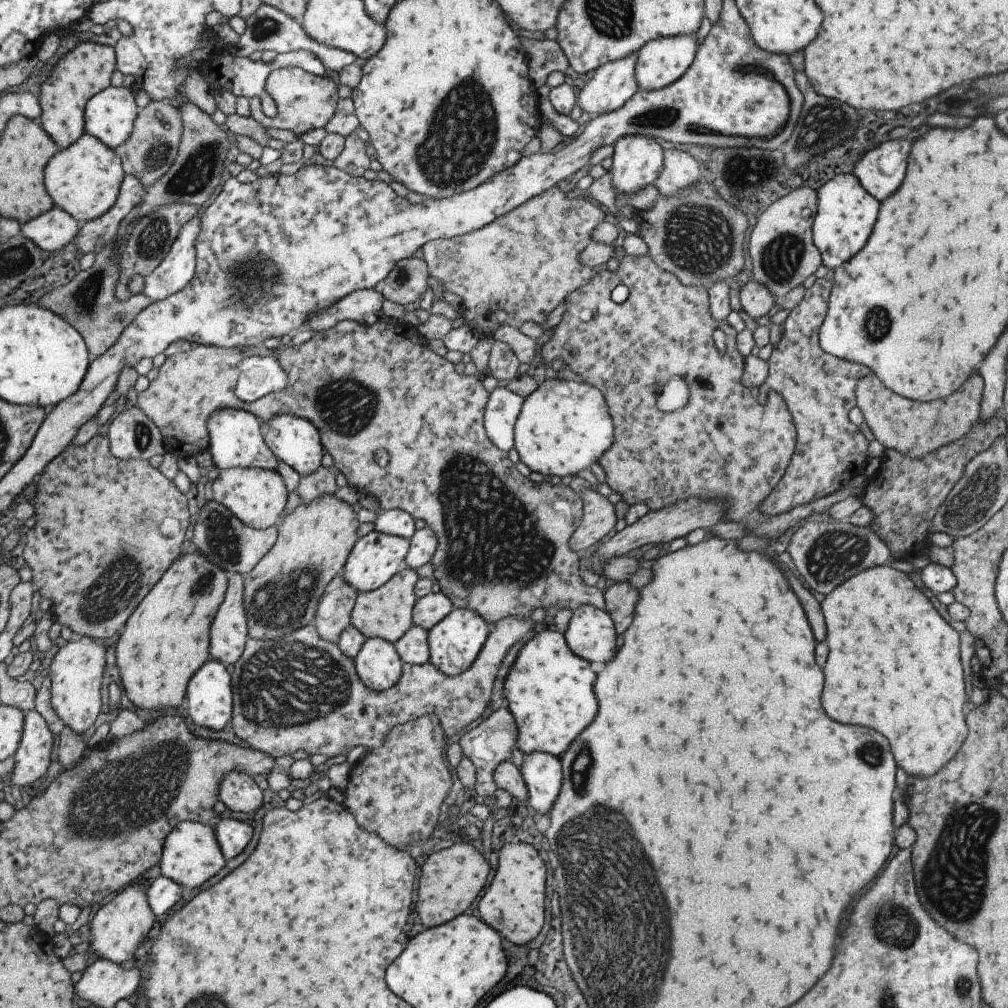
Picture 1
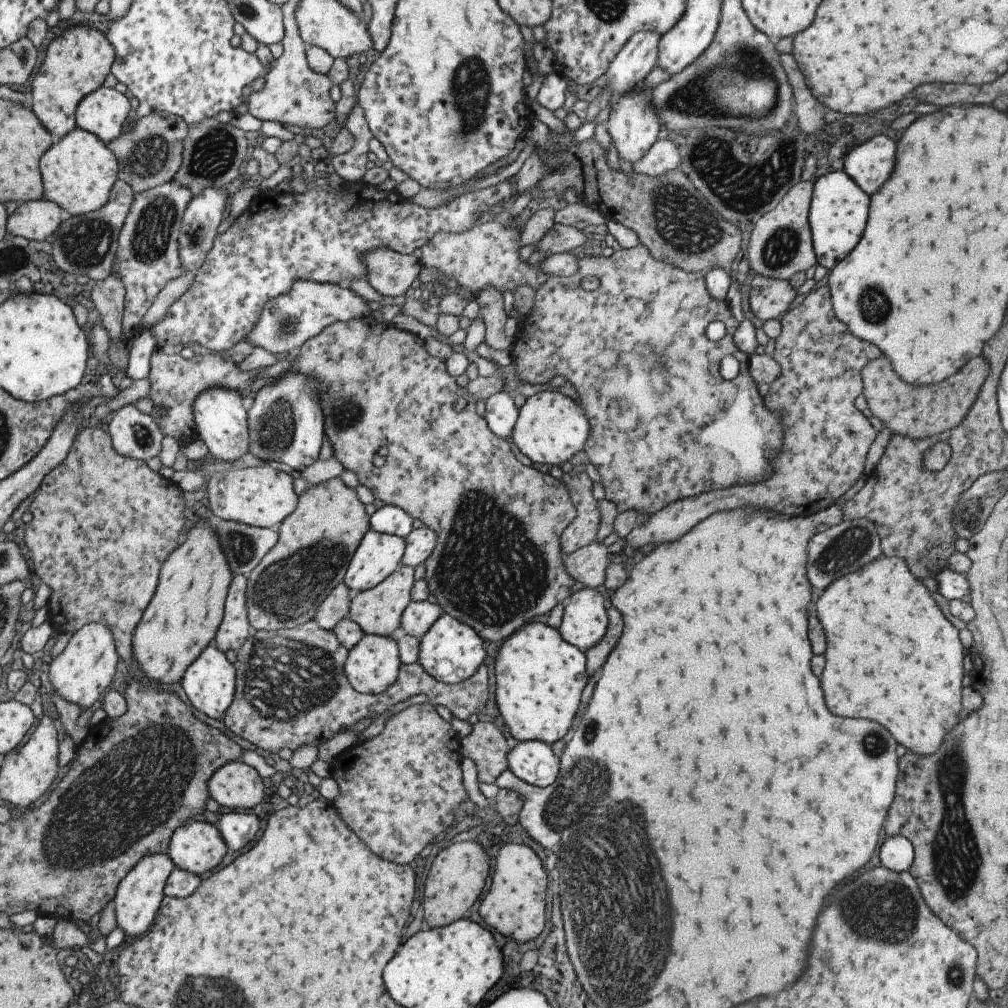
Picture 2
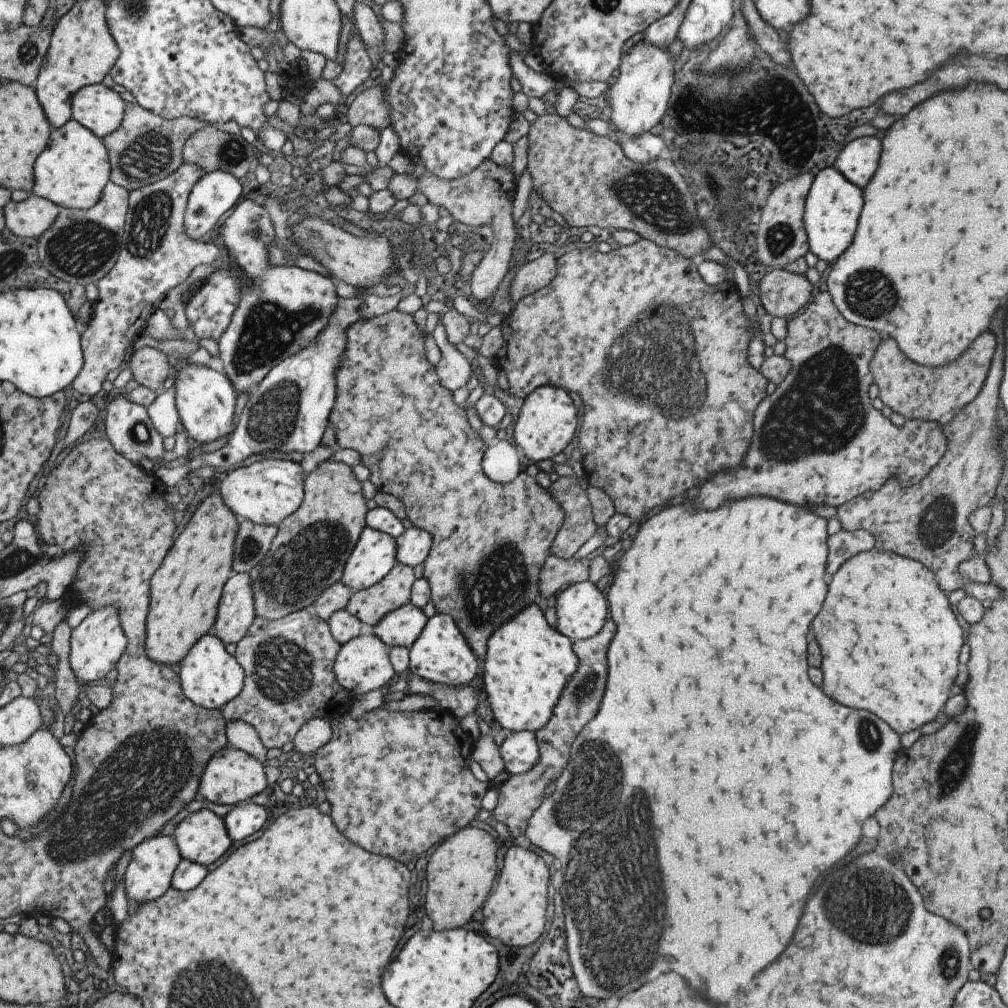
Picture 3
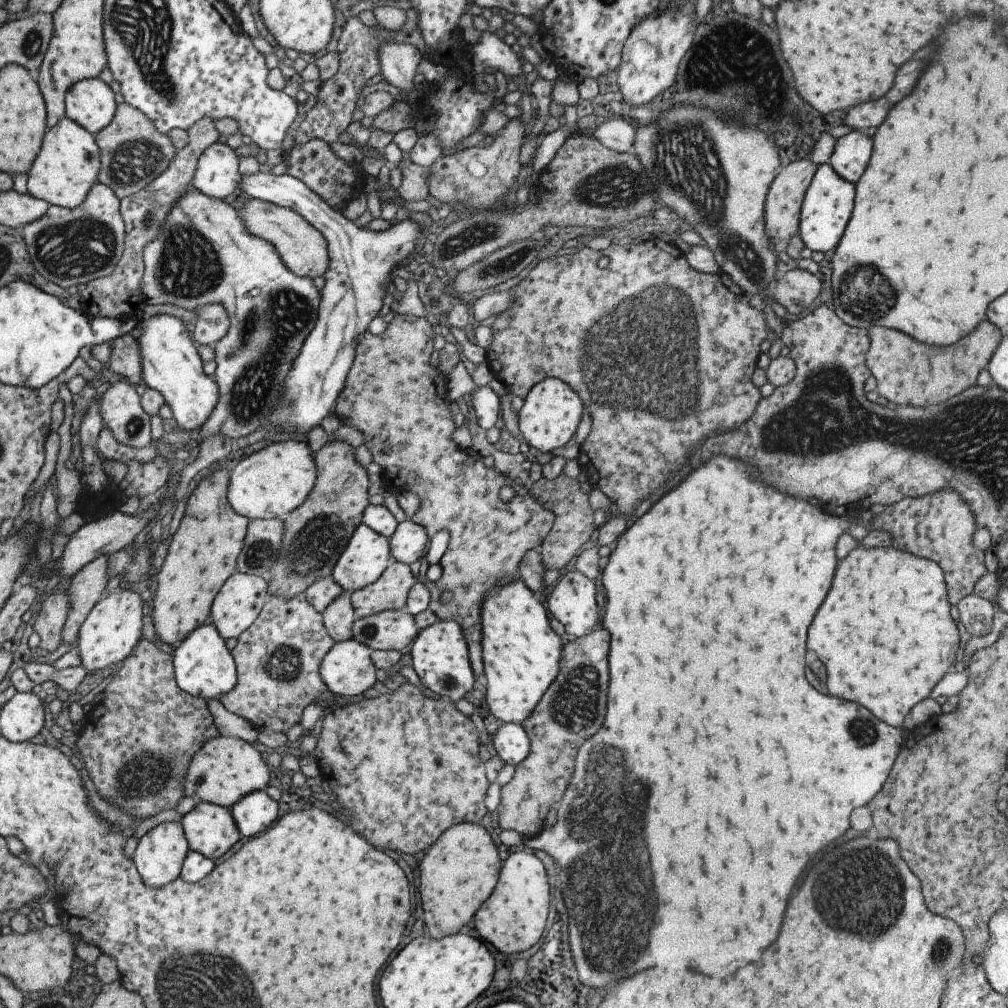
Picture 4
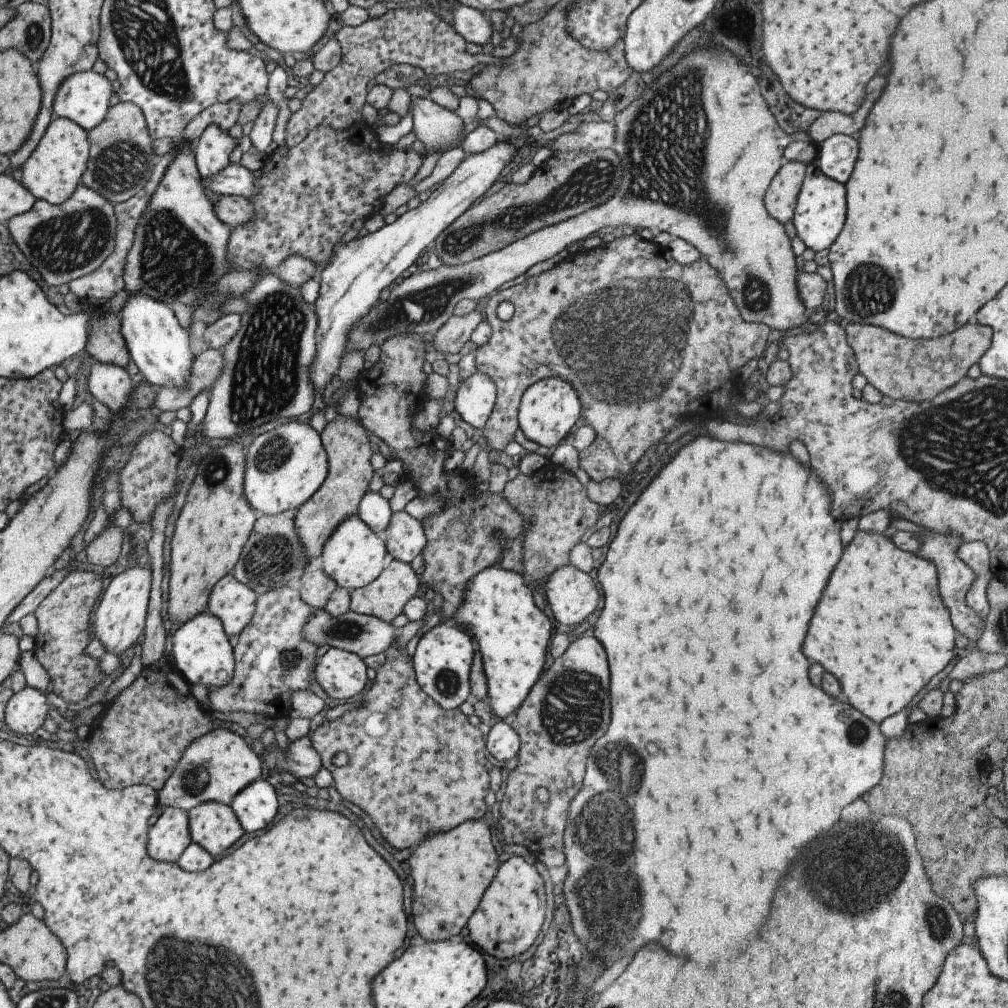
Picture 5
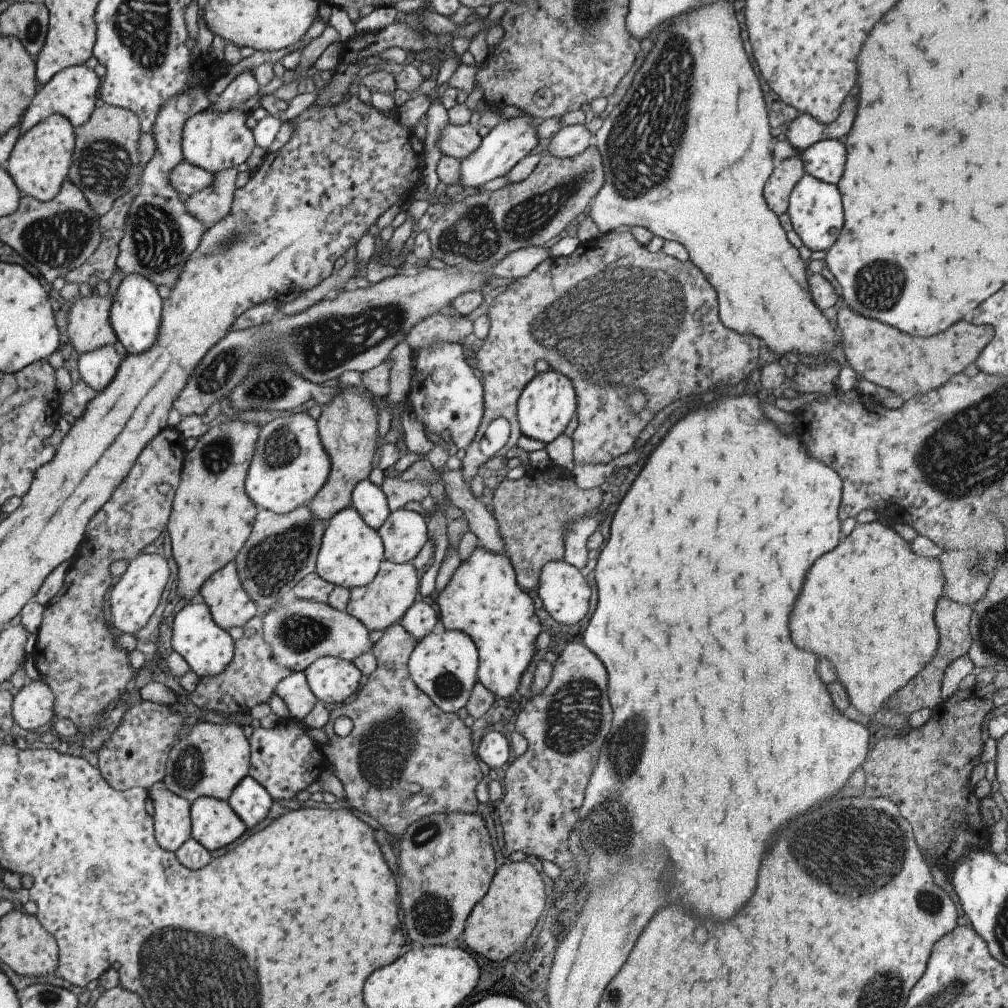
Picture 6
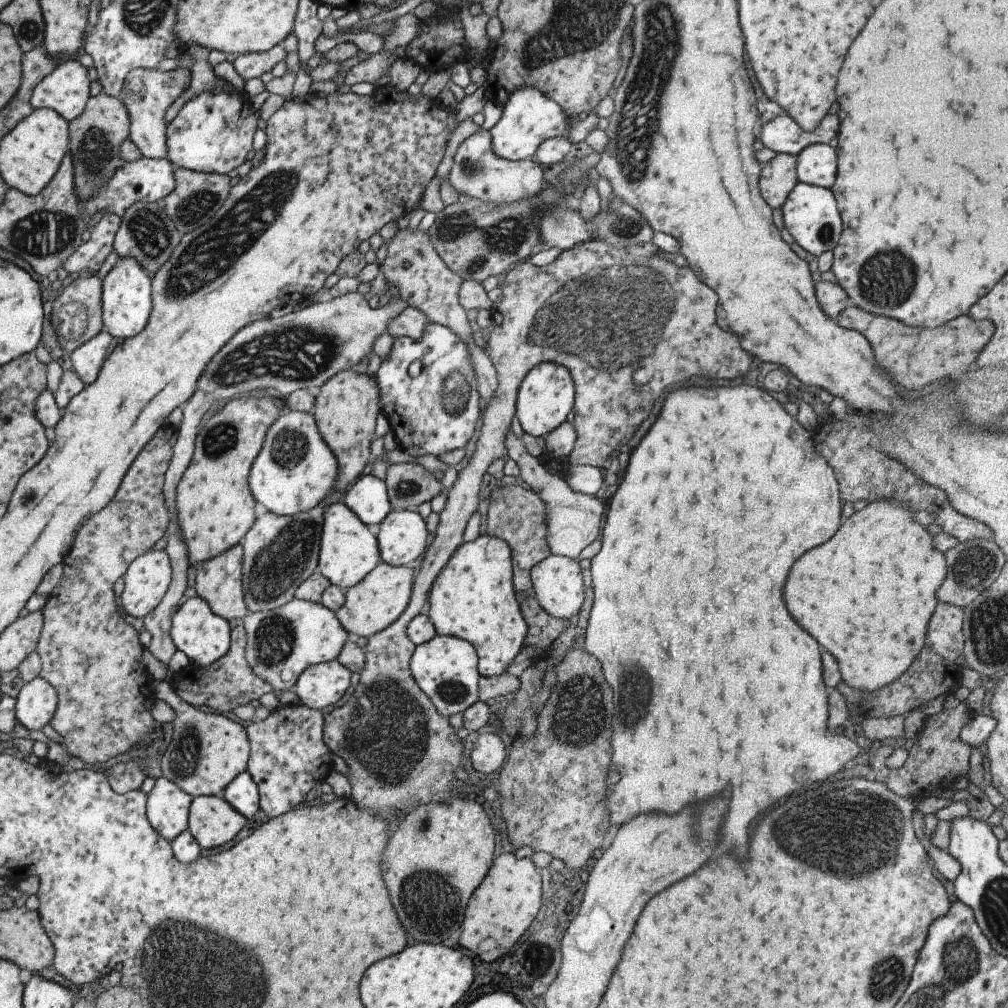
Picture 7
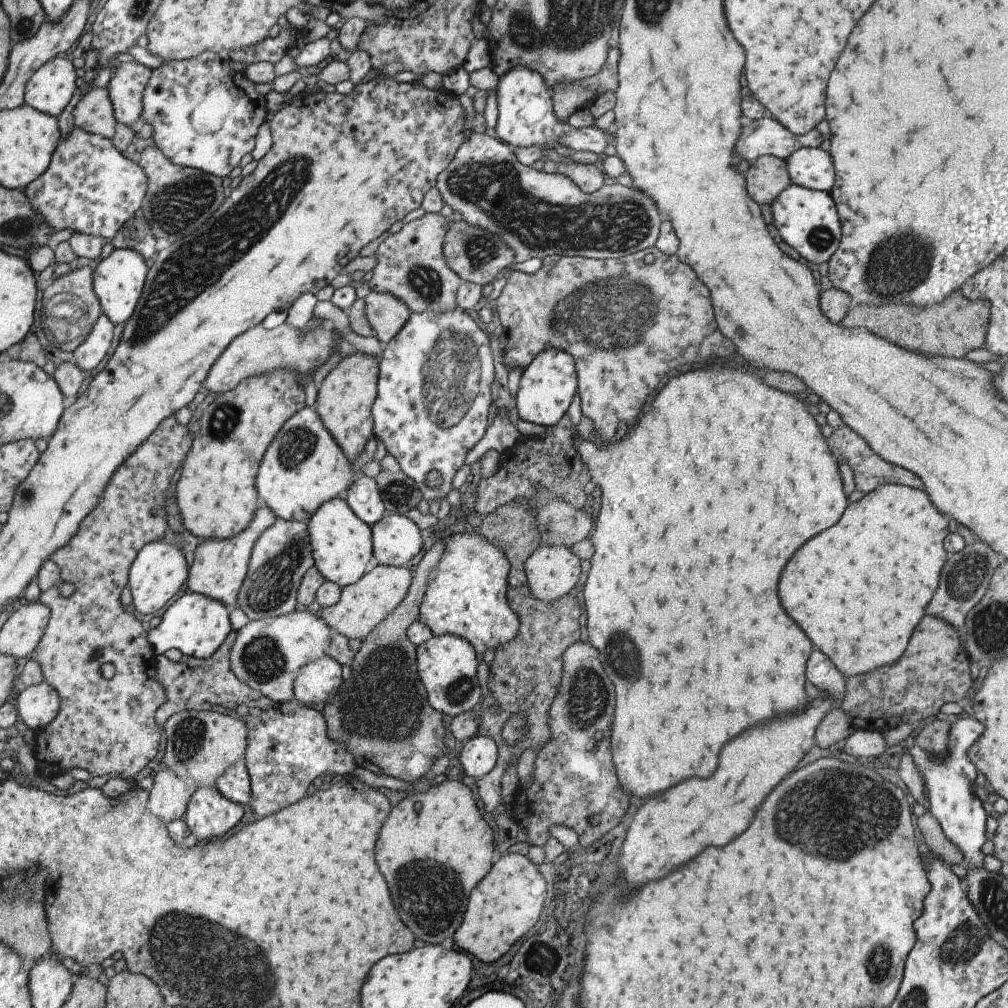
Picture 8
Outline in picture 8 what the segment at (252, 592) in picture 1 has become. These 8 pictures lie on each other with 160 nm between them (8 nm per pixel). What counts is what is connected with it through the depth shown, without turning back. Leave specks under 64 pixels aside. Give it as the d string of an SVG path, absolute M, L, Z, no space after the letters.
M344 353L316 389L316 413L350 463L356 454L363 451L365 442L373 437L372 404L376 395L378 359L370 355Z

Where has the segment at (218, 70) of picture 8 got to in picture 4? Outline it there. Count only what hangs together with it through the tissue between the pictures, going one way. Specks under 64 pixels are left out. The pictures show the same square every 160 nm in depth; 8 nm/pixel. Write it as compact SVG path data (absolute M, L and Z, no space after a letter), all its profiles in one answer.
M211 143L199 157L191 186L205 196L224 201L225 196L238 192L240 174L237 173L238 156L234 150L225 143Z

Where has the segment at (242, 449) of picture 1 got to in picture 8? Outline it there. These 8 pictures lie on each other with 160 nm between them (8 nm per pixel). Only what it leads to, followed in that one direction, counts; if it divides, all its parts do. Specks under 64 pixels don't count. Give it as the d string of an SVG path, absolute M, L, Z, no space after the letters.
M128 248L113 249L105 258L97 260L92 271L92 289L101 312L114 325L124 324L130 318L141 294L147 269L144 258L136 250Z

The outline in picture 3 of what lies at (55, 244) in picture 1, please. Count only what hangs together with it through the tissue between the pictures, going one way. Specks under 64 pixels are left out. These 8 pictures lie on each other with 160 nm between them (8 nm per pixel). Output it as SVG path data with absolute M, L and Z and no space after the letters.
M29 192L25 200L7 203L6 226L19 238L36 239L53 224L58 210L56 204Z

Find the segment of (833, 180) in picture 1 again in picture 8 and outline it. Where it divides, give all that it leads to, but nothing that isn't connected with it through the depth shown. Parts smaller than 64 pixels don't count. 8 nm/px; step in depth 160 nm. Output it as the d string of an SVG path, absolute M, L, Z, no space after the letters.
M790 184L770 202L769 208L777 234L803 260L811 264L821 264L838 247L840 222L829 193Z

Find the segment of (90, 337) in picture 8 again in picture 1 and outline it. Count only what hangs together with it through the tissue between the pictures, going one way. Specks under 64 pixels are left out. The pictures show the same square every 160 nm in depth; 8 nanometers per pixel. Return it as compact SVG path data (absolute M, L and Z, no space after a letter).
M134 406L117 413L107 426L106 439L111 456L121 460L148 460L165 450L160 430Z

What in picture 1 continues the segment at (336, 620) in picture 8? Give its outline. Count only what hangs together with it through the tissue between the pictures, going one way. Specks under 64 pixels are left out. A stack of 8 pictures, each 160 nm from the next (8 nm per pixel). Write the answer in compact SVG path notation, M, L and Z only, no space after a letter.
M403 568L386 583L372 591L357 593L350 623L365 637L381 637L393 644L412 625L412 608L416 601L414 584L417 582L416 569Z

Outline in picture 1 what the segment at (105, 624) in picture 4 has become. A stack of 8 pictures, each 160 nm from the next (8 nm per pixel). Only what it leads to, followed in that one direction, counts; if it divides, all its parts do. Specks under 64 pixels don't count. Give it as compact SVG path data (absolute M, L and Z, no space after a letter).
M83 635L79 640L58 642L48 665L50 703L58 717L73 732L81 735L97 718L101 710L99 687L105 668L105 647L98 640Z

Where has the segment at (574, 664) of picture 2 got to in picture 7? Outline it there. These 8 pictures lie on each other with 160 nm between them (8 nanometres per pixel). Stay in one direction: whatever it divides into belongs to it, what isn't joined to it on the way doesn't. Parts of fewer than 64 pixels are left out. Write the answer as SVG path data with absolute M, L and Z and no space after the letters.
M487 534L478 536L472 541L461 543L453 551L446 566L433 579L428 590L429 610L426 616L434 631L437 635L463 639L474 646L477 655L476 669L481 676L497 676L505 671L507 664L522 648L526 635L527 625L513 593L511 563L510 548L503 539Z

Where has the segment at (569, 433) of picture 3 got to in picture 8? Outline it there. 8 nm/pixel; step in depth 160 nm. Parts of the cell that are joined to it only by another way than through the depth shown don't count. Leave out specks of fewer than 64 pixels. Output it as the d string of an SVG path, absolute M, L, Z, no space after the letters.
M549 347L539 351L522 370L515 398L515 412L525 422L544 428L556 424L565 414L576 393L574 358L561 349Z

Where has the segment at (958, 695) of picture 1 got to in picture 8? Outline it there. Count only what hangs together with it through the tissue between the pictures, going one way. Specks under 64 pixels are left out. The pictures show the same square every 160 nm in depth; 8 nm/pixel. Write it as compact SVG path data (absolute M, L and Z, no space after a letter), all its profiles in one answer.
M879 485L859 502L849 504L835 526L807 540L783 566L777 582L783 610L843 677L867 673L903 654L911 630L935 592L947 557L943 539L949 534L948 519L931 506L927 494L919 488Z

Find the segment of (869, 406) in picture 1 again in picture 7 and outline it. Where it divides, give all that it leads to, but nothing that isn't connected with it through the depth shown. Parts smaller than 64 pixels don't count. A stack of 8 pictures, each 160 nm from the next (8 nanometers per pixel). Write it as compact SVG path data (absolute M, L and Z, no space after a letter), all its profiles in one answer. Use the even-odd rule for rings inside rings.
M853 304L839 314L837 326L853 328L859 334L863 334L873 348L875 362L905 388L923 386L923 384L935 382L943 376L961 376L965 372L965 366L976 360L975 356L979 354L979 350L983 348L994 329L990 320L974 321L969 320L967 316L959 316L933 330L911 328L911 326L905 326L891 318L867 314L863 310L855 308ZM921 360L923 360L923 368L921 368ZM921 376L923 376L923 380L921 380Z

